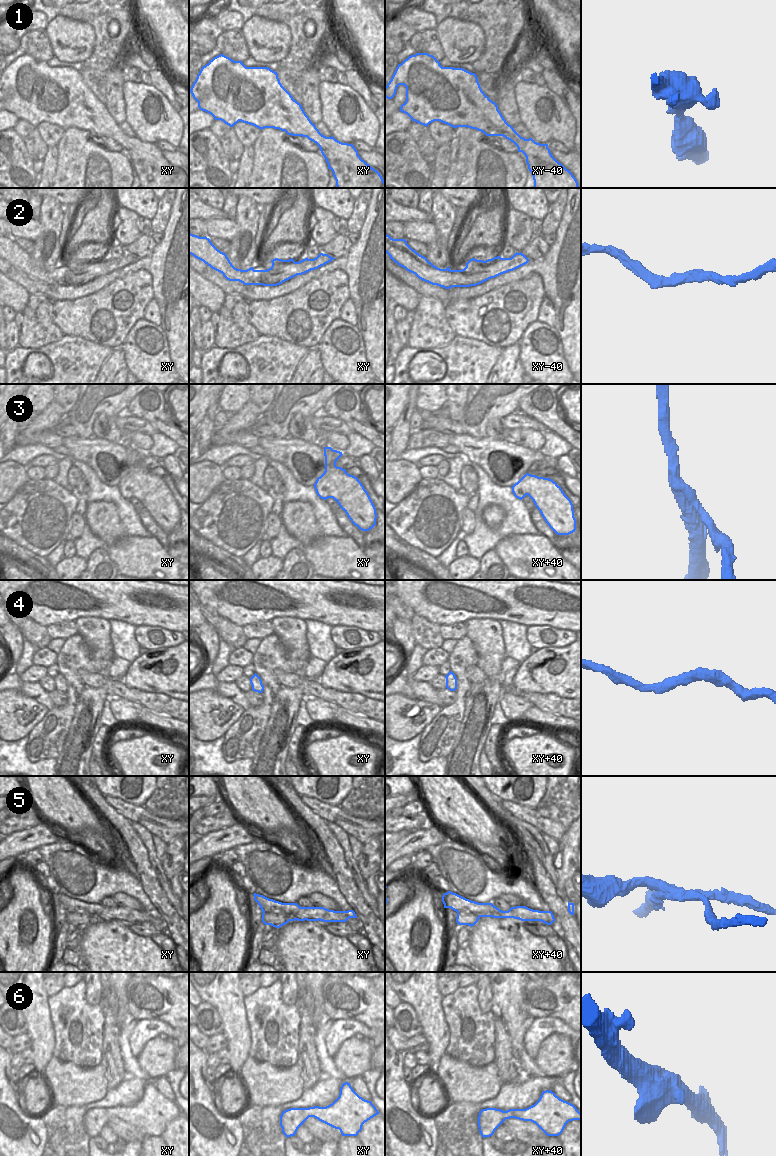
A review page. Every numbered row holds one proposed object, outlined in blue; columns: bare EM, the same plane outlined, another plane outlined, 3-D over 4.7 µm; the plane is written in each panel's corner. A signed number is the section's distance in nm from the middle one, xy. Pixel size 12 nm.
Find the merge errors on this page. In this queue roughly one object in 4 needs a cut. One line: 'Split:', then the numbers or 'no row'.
Split: 5

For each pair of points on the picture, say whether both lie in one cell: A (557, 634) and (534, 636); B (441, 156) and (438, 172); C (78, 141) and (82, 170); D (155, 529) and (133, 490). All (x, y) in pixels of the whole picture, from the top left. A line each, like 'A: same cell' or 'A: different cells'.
A: same cell
B: same cell
C: same cell
D: same cell

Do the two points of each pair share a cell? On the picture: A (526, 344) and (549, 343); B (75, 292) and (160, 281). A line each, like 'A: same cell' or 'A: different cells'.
A: same cell
B: same cell

